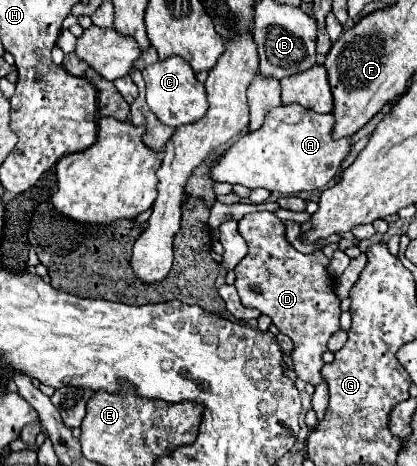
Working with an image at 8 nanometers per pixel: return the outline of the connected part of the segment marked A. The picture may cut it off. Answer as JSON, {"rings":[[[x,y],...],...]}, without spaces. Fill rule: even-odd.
{"rings":[[[297,104],[273,108],[267,112],[267,118],[259,130],[241,134],[237,142],[217,158],[209,176],[217,184],[241,184],[249,190],[265,188],[281,194],[321,190],[337,176],[341,162],[351,150],[351,138],[331,138],[333,124],[335,120],[331,114],[317,114]]]}

